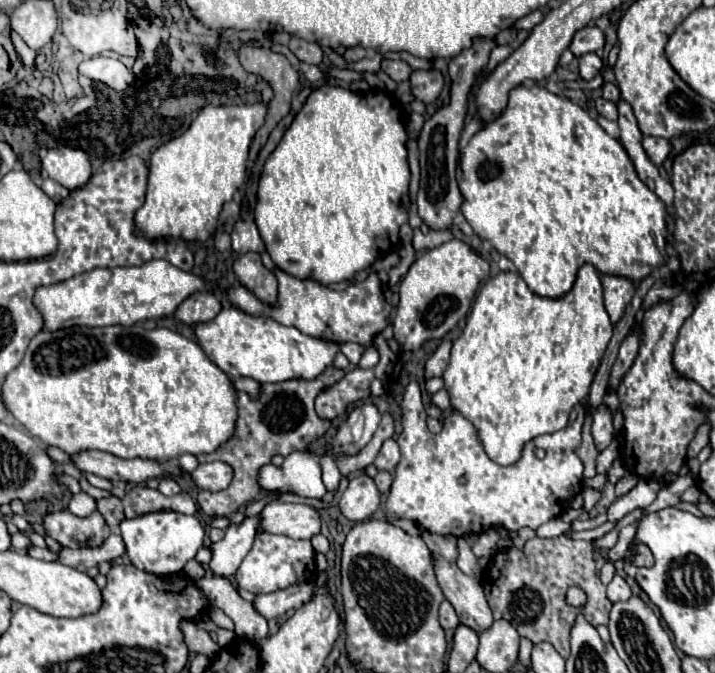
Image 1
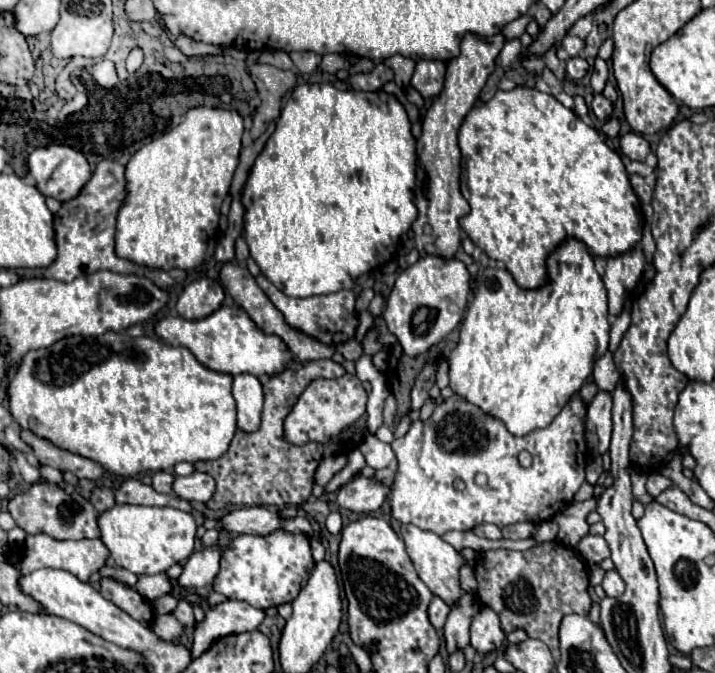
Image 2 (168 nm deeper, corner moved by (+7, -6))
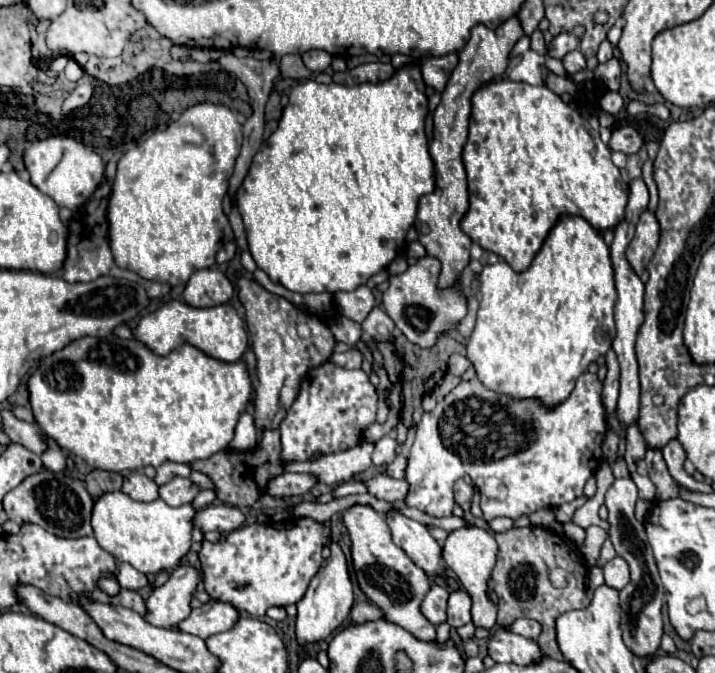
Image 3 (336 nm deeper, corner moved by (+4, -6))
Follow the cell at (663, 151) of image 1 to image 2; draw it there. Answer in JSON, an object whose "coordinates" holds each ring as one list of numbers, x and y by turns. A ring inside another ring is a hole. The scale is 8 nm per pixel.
{"coordinates":[[627,132,619,138,619,148,625,156,629,156,631,160,645,160,647,154,651,152,649,142,637,134,637,132]]}

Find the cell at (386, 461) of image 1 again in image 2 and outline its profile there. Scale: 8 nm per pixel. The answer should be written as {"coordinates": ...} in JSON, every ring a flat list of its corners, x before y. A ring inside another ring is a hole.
{"coordinates":[[373,434,365,436,365,440,363,440,363,444,359,446,359,450,363,452,367,464,369,464,371,468,375,468,375,470,387,468,387,466,391,464,391,460,395,458,391,446,385,444,385,442,381,442,381,440,377,440]]}

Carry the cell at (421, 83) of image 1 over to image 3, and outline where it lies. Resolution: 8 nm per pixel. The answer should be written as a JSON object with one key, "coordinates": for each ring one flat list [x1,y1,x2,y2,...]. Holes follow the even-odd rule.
{"coordinates":[[456,52,440,56,440,58,426,58,420,64,422,78,424,78,426,86,434,88,436,92,442,92,456,64,458,64,458,54]]}

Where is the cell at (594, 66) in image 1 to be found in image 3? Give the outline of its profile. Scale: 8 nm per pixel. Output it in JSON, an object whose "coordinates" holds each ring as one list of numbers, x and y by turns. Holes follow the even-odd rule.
{"coordinates":[[574,50,574,52,566,54,566,56,562,58,562,64,564,64,564,68,566,68,570,74,578,74,578,72,586,70,586,60,584,60,584,56,582,56,580,50]]}

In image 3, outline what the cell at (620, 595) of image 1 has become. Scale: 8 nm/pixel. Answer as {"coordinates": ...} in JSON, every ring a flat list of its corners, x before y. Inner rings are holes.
{"coordinates":[[614,558,604,566,604,580,606,586,614,588,614,590,622,590,628,582,630,582,630,572,628,572,628,564,622,558]]}

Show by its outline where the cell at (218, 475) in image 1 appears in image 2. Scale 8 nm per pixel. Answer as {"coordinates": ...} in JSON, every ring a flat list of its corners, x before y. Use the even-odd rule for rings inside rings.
{"coordinates":[[193,472,191,476,177,476,173,482,173,494,189,502,209,502,215,492,215,480,209,474]]}

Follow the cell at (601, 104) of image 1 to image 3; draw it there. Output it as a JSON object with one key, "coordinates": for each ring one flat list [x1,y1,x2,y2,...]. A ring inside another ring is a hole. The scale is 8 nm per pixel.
{"coordinates":[[608,92,608,94,604,94,604,98,600,100,600,108,602,108,604,112,608,112,608,114,618,114,618,112,624,108,624,102,622,102,622,98,620,98,618,92]]}

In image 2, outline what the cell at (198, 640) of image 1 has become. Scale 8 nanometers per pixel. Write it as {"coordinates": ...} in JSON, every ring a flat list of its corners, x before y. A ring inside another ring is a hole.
{"coordinates":[[171,614,157,616,151,626,153,626,155,634,159,634,161,638,171,638,171,642,175,642,183,634,183,626,179,626,179,622,175,622,175,618]]}

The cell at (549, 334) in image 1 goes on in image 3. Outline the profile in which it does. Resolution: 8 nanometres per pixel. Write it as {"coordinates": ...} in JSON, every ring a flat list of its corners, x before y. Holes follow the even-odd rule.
{"coordinates":[[564,216,550,230,528,270,514,272,500,260,486,264,480,280,478,320,466,344,466,358,472,362,478,382,498,394,510,394,510,398,538,398,548,410,562,404,572,394,578,376,588,370,590,362,610,350,616,336,614,270,602,234,580,216]]}

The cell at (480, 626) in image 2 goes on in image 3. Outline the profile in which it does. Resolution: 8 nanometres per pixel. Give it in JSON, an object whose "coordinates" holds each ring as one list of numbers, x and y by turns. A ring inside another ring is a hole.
{"coordinates":[[476,526,450,532,450,536,442,548,442,558,444,558,446,566,458,576,460,584,472,596,472,622,474,622,474,626,486,628,486,630,492,630,496,626,496,614,498,614,498,606,488,598,488,588,486,588,492,566,496,562,496,550,498,550,498,544,496,544,494,536,490,532,486,532,484,528,476,528]]}

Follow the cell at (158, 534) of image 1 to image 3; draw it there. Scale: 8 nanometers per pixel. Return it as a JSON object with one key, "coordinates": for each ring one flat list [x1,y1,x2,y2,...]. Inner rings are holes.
{"coordinates":[[108,492,94,504,92,528,98,544,118,562,128,562,142,574,158,574,160,570,174,570,188,554,192,546,194,514,192,504,172,508,164,500,136,502,124,492]]}

